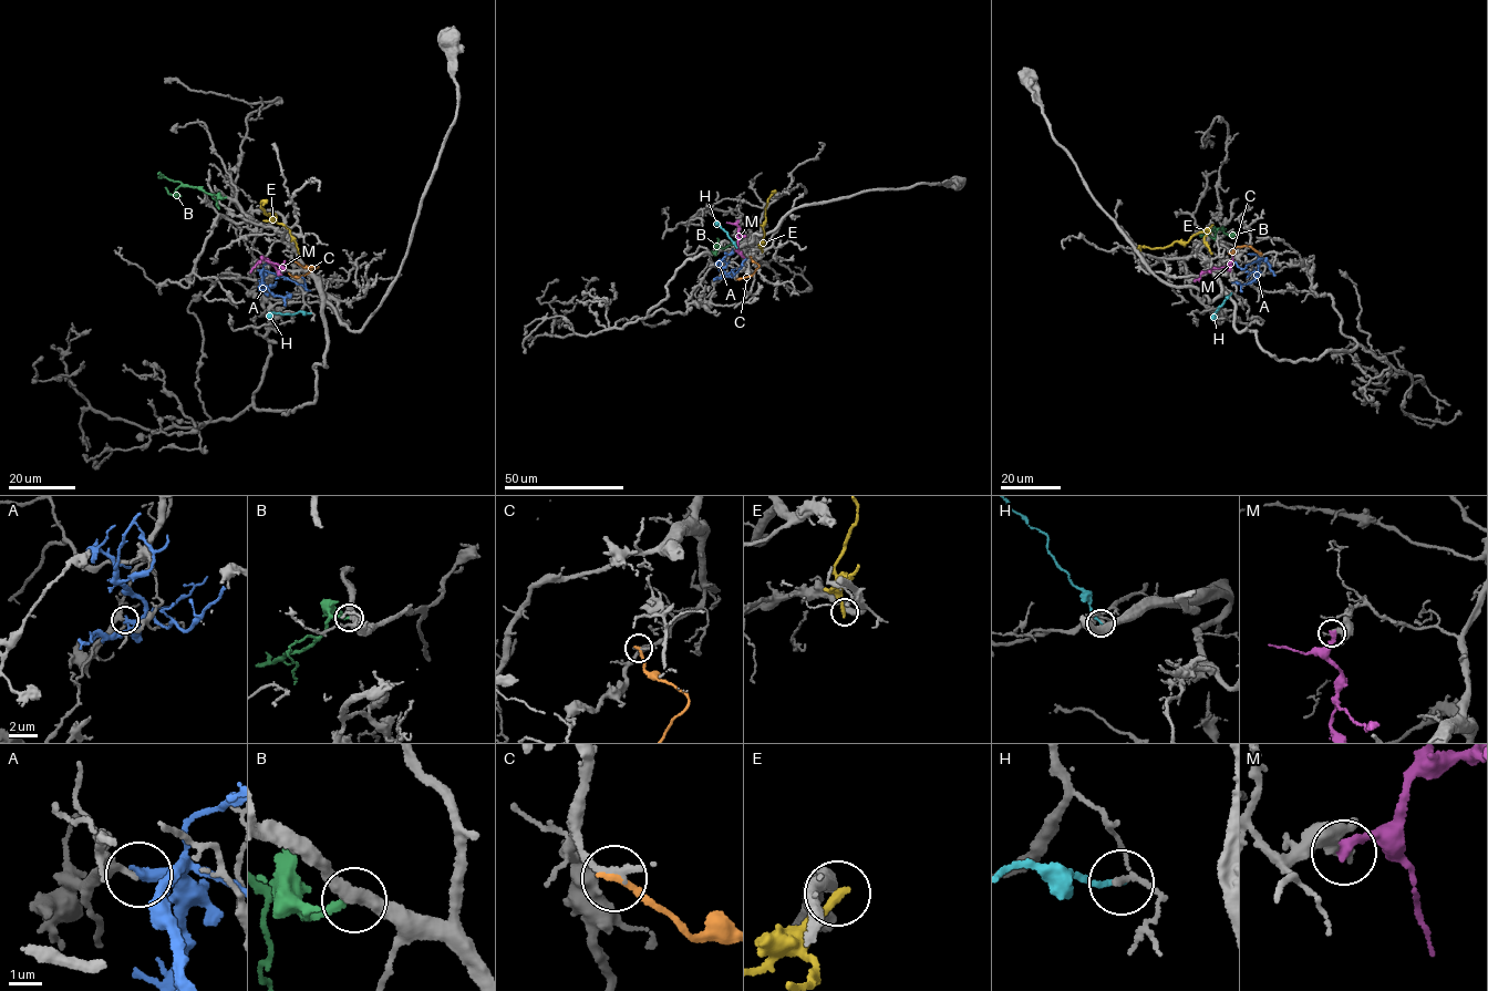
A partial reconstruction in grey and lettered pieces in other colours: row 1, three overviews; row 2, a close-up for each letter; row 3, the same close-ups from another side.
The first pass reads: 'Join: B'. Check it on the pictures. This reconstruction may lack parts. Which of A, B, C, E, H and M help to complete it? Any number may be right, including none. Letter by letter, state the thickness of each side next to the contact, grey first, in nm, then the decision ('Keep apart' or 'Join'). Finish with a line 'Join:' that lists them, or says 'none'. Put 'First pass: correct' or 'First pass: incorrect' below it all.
A: Thickness 200 nm (grey) against 360 nm. Keep apart
B: Thickness 400 nm (grey) against 240 nm. Join
C: Thickness 190 nm (grey) against 220 nm. Keep apart
E: Thickness 380 nm (grey) against 300 nm. Keep apart
H: Thickness 130 nm (grey) against 160 nm. Keep apart
M: Thickness 320 nm (grey) against 280 nm. Keep apart
Join: B
First pass: correct

